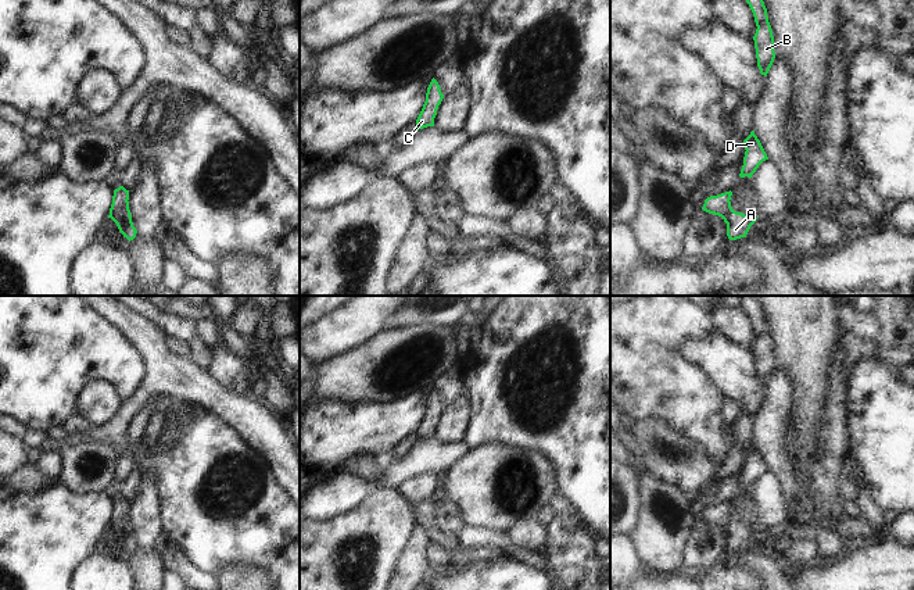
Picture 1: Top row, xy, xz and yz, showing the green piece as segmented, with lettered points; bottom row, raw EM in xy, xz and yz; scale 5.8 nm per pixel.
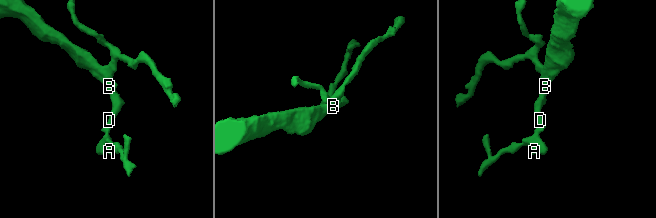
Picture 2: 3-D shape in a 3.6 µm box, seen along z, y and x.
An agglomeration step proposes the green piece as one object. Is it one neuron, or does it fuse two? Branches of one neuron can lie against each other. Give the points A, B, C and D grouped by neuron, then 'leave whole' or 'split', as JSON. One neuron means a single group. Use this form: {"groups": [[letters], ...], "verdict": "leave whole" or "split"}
{"groups": [["A", "B", "C", "D"]], "verdict": "leave whole"}

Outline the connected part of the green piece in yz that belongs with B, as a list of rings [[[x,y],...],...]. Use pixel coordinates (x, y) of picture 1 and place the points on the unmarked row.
[[[741,296],[741,307],[746,311],[755,328],[757,340],[753,351],[757,378],[760,385],[767,387],[775,369],[774,347],[768,333],[767,319],[755,296]]]

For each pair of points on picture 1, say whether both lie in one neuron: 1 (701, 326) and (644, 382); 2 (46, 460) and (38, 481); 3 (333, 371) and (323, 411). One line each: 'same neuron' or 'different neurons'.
1: same neuron
2: different neurons
3: different neurons

